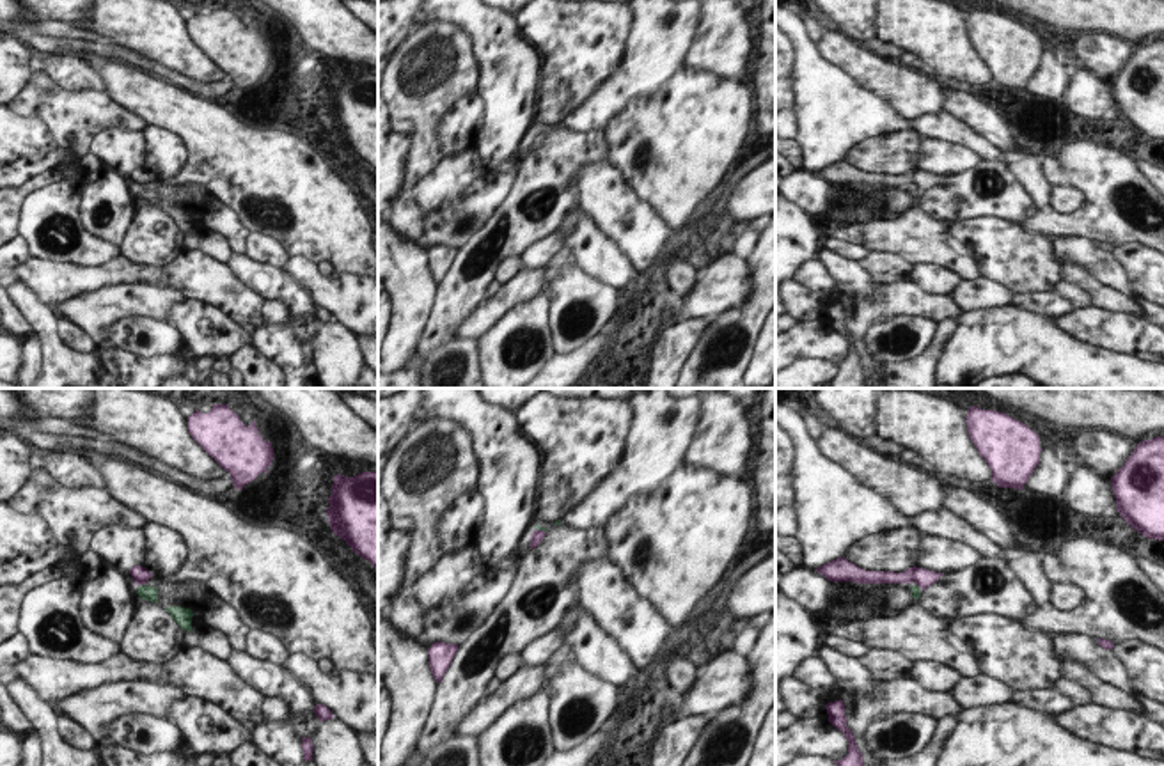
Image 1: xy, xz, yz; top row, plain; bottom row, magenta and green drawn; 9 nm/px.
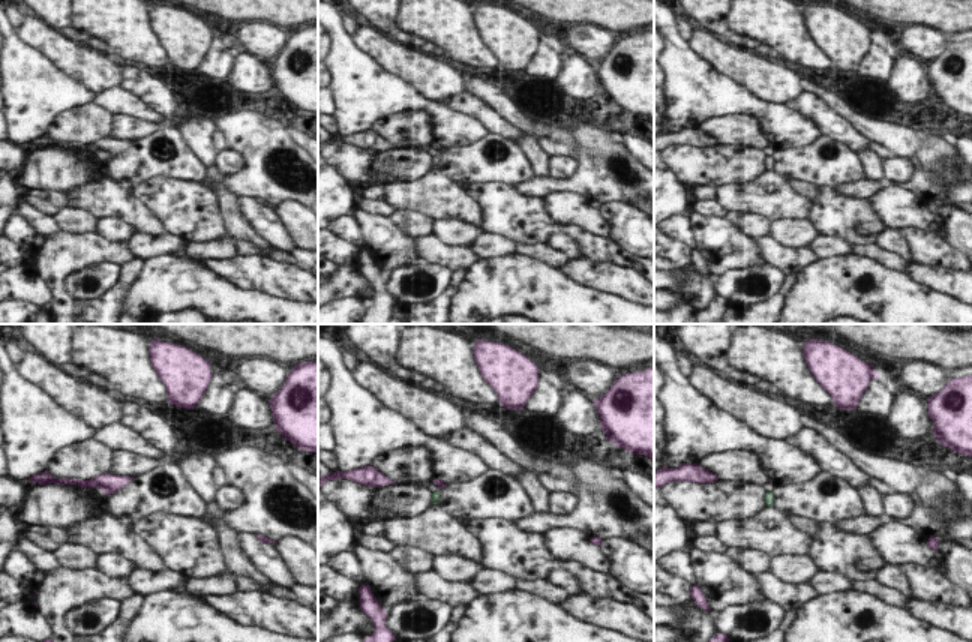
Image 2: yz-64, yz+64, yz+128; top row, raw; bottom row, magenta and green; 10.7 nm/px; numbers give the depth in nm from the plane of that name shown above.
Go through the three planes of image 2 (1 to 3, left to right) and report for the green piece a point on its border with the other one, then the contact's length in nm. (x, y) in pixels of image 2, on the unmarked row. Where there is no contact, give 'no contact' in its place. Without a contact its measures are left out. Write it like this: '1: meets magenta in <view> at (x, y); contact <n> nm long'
1: no contact
2: no contact
3: no contact

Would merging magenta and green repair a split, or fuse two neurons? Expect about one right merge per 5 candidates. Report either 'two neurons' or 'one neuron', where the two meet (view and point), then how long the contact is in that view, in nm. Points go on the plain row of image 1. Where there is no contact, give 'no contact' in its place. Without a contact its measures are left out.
one neuron; meets magenta in xy at (141, 187); contact 80 nm long

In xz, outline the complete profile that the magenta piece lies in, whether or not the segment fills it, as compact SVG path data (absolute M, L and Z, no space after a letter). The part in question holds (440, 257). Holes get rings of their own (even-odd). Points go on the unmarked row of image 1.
M435 245L428 252L429 273L431 273L436 285L442 284L445 273L449 271L451 264L452 264L452 261L456 257L456 254L458 254L456 246L445 246L445 245Z

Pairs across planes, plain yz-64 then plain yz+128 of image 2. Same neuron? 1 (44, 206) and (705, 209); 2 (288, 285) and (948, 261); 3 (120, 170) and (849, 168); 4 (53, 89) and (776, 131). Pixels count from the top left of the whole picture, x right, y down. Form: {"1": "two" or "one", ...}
{"1": "one", "2": "two", "3": "one", "4": "one"}

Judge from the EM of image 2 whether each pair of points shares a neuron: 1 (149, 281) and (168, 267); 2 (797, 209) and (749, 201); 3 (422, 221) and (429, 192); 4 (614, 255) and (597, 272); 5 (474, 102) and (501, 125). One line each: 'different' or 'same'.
1: same
2: same
3: different
4: different
5: same

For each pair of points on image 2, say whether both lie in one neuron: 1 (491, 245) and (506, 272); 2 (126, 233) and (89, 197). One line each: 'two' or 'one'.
1: two
2: two

